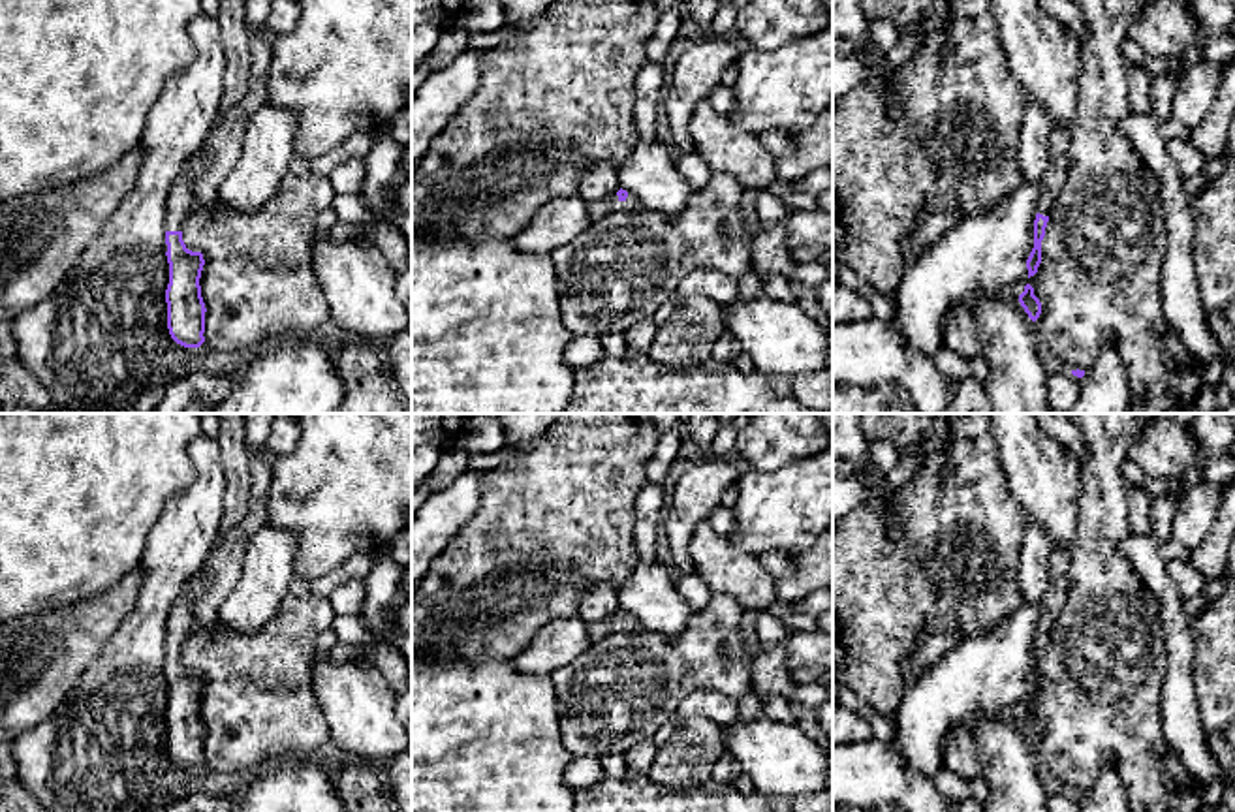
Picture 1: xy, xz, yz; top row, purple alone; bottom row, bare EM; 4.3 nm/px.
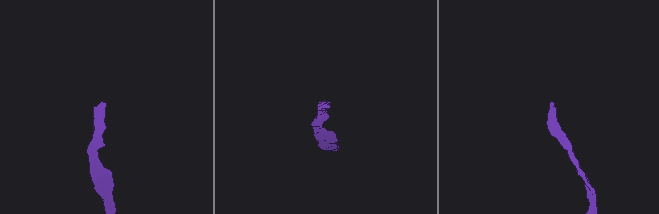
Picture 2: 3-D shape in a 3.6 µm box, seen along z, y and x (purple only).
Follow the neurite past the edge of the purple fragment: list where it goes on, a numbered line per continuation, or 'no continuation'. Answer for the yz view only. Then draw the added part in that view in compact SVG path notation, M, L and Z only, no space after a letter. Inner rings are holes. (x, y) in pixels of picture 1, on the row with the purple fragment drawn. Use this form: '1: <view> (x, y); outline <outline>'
1: yz (1059, 140); outline M1053 126L1049 133L1049 167L1041 177L1038 212L1049 216L1070 167L1070 130Z

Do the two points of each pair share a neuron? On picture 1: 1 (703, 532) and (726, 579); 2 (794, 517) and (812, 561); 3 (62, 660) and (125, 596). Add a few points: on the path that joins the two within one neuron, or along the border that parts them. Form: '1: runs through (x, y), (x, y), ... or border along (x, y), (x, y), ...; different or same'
1: runs through (705, 544), (726, 568); same
2: border along (812, 544), (788, 555); different
3: runs through (76, 645), (109, 611); same

